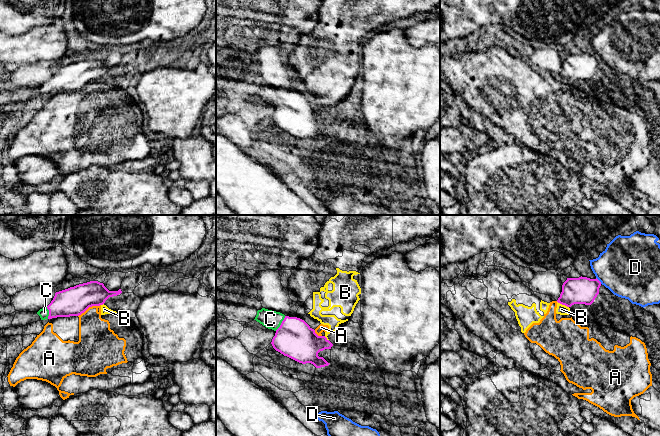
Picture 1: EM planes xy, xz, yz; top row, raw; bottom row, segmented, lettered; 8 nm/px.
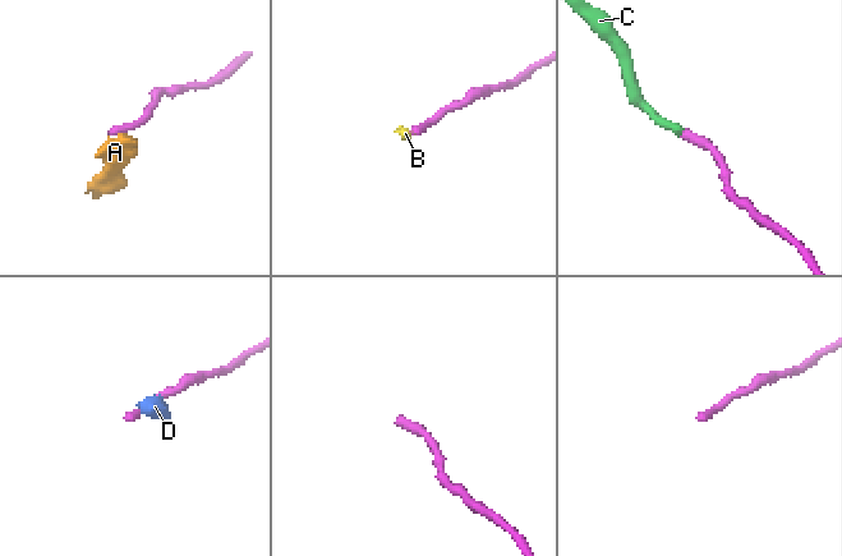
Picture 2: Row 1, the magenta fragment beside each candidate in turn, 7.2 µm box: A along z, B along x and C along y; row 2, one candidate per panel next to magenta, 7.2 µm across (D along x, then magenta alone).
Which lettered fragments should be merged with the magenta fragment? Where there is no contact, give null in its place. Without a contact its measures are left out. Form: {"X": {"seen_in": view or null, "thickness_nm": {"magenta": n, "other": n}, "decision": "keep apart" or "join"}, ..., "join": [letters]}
{"A": {"seen_in": "xy", "thickness_nm": {"magenta": 240, "other": 280}, "decision": "keep apart"}, "B": {"seen_in": "yz", "thickness_nm": {"magenta": 220, "other": 80}, "decision": "keep apart"}, "C": {"seen_in": "xz", "thickness_nm": {"magenta": 300, "other": 150}, "decision": "join"}, "D": {"seen_in": "yz", "thickness_nm": {"magenta": 220, "other": 440}, "decision": "keep apart"}, "join": ["C"]}

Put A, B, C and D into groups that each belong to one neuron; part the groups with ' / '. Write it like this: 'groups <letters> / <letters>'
groups A B / C / D

